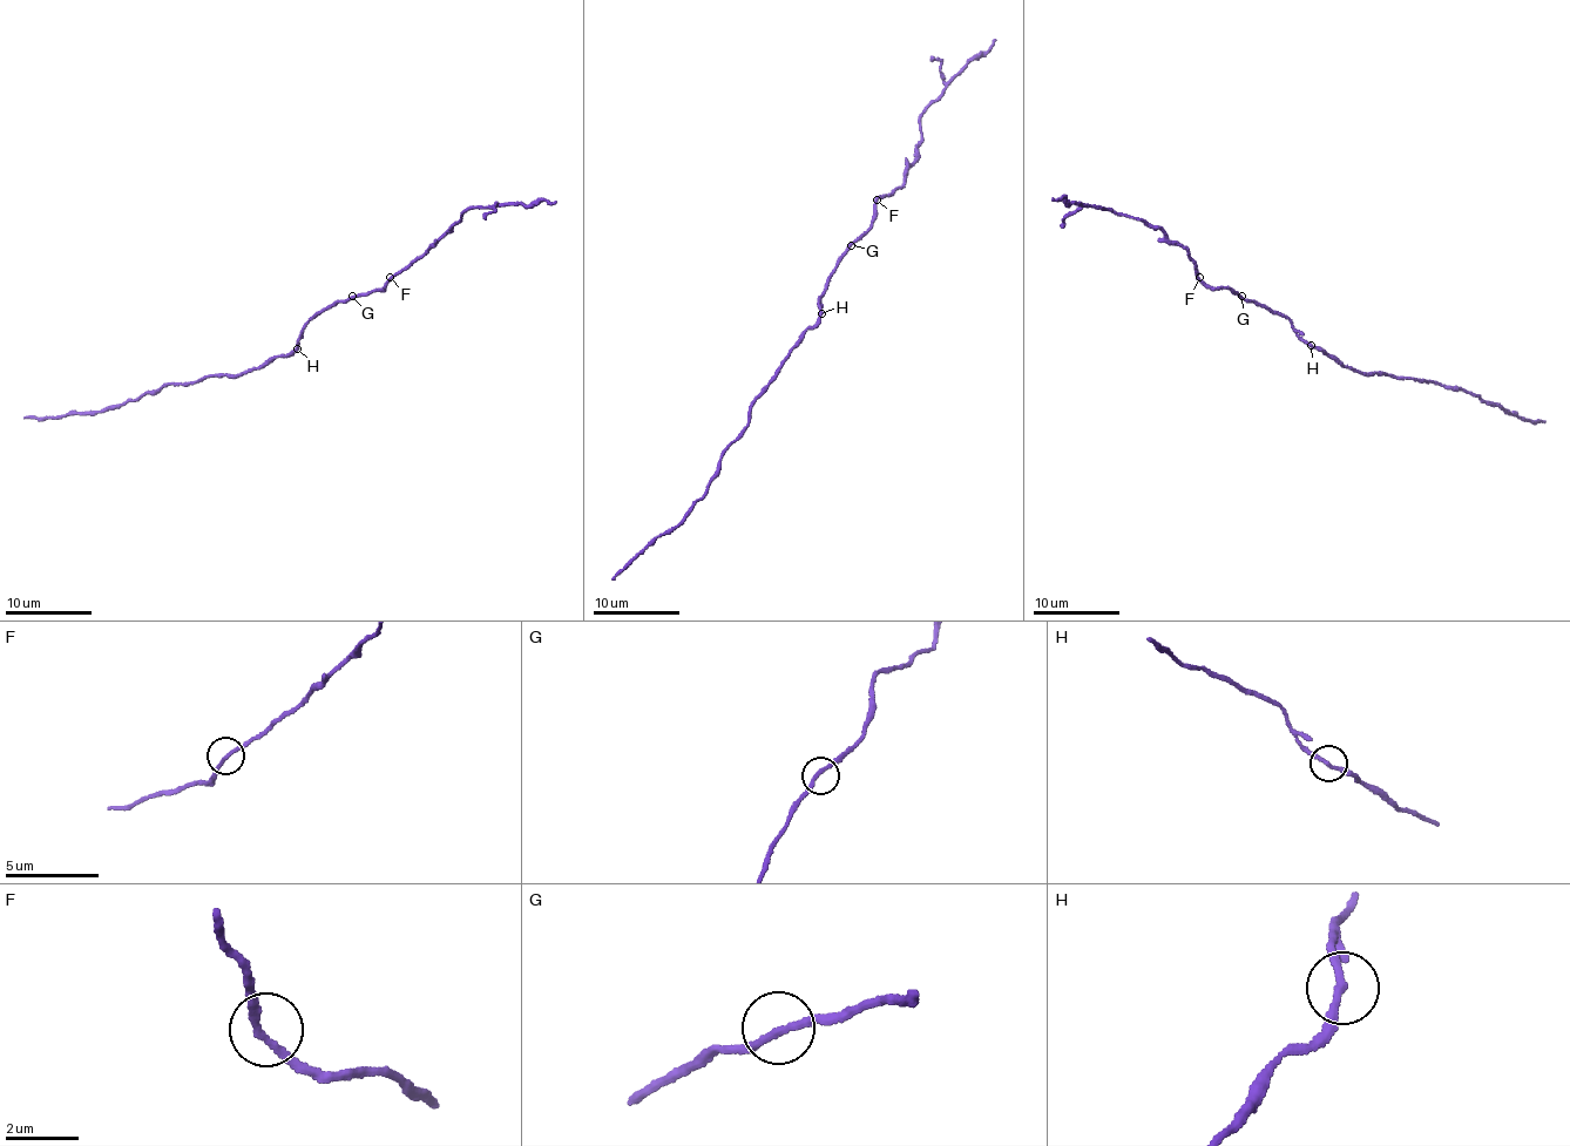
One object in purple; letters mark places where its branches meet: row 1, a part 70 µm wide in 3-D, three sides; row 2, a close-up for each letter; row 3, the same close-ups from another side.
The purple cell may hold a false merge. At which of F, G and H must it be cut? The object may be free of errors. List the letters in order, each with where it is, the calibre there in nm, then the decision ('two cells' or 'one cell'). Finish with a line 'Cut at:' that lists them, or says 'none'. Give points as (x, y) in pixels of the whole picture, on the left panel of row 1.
F: at (390, 277); 200 nm thick; one cell
G: at (352, 296); 200 nm thick; one cell
H: at (297, 348); 200 nm thick; one cell
Cut at: none

